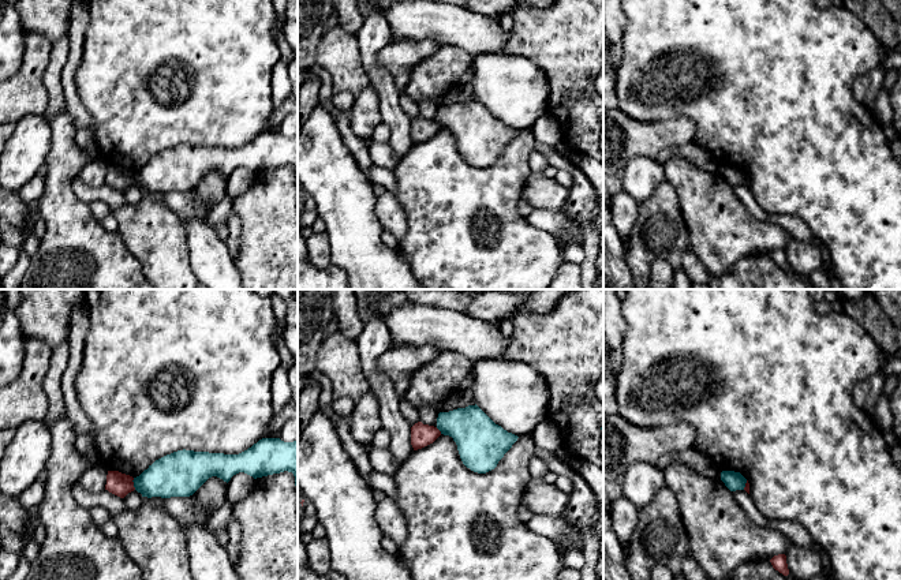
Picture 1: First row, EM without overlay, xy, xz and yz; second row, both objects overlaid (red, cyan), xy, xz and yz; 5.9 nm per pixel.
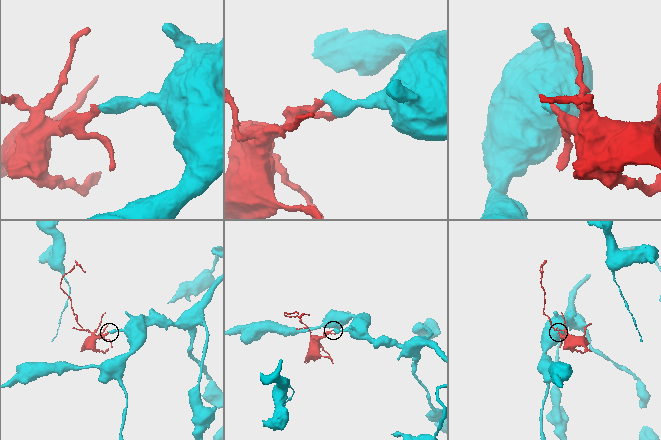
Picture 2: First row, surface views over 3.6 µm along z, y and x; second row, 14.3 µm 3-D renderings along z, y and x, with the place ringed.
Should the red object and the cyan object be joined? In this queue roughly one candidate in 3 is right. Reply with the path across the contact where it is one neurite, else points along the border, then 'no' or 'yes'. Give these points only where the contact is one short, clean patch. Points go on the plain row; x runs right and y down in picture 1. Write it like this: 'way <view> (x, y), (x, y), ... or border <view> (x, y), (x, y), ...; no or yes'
border xy (133, 172), (135, 183); no

